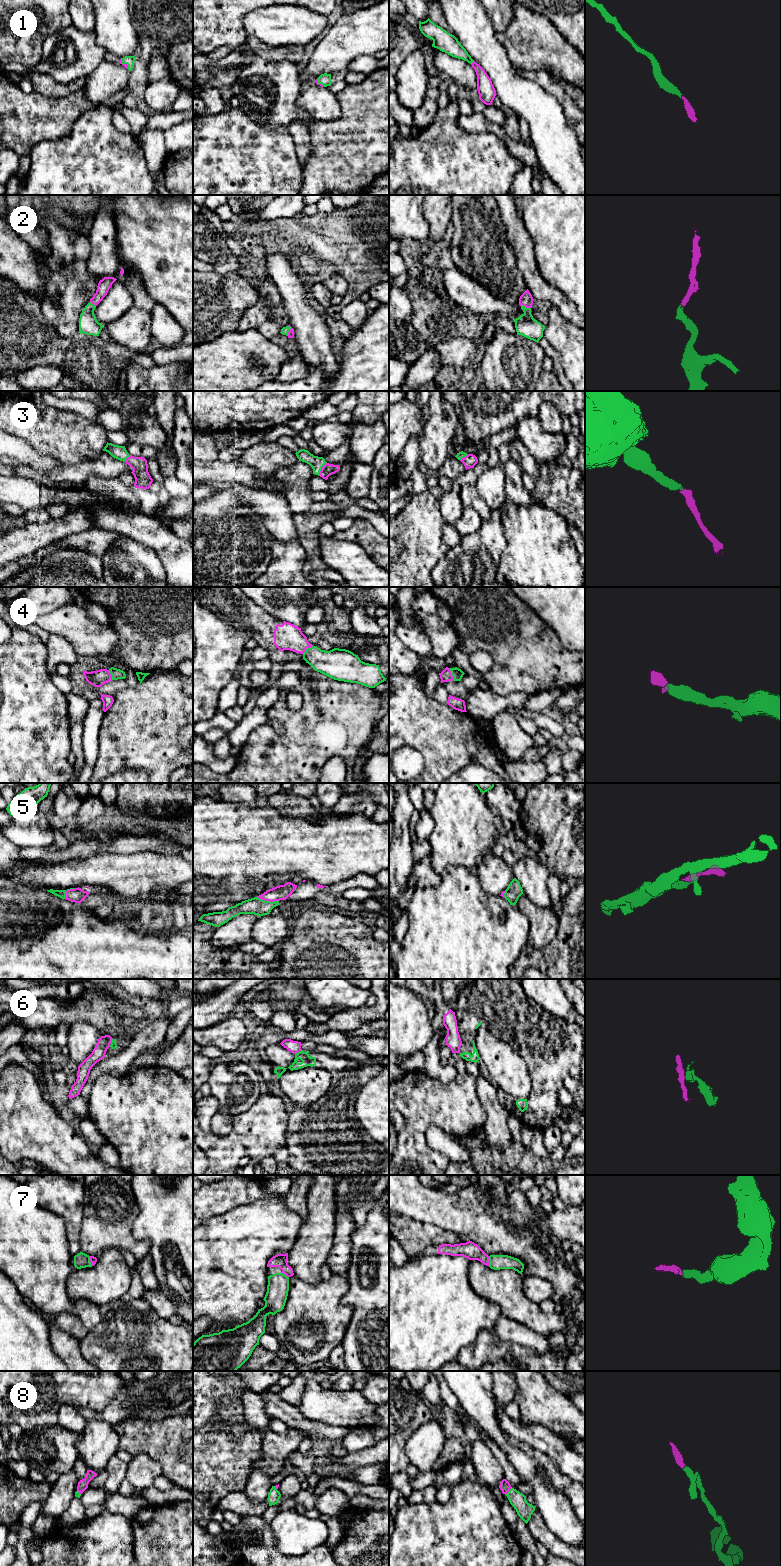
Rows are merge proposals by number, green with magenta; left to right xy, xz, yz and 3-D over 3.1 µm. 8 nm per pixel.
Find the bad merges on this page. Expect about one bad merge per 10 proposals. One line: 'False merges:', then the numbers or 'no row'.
False merges: 6

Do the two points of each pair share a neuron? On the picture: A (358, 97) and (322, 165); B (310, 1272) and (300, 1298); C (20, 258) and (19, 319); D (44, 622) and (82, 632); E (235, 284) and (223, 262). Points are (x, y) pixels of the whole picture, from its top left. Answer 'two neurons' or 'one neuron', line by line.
A: one neuron
B: two neurons
C: two neurons
D: one neuron
E: two neurons

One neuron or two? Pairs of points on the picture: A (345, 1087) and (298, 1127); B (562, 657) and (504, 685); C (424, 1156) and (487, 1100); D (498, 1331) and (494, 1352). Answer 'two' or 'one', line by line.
A: one
B: one
C: two
D: two

